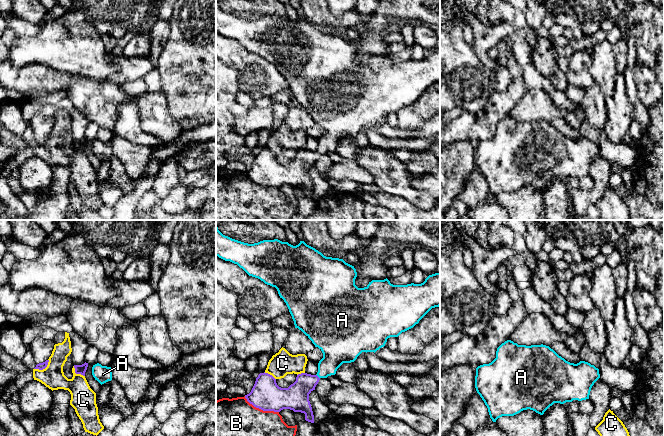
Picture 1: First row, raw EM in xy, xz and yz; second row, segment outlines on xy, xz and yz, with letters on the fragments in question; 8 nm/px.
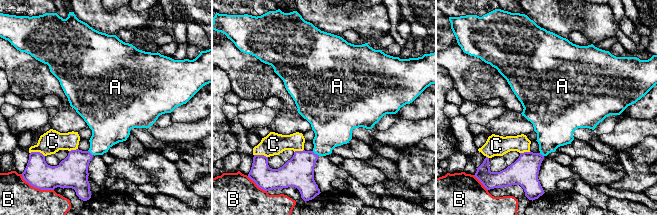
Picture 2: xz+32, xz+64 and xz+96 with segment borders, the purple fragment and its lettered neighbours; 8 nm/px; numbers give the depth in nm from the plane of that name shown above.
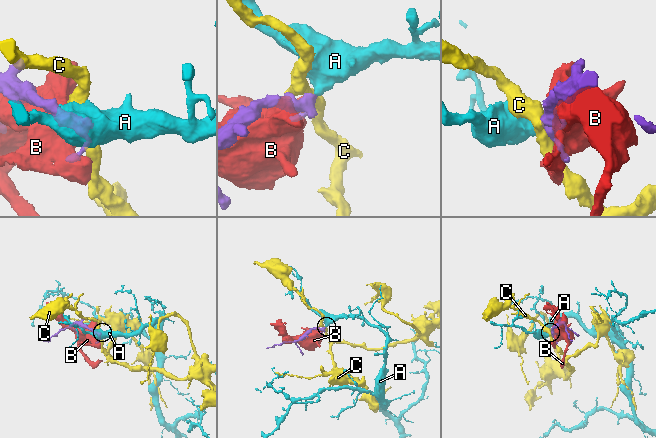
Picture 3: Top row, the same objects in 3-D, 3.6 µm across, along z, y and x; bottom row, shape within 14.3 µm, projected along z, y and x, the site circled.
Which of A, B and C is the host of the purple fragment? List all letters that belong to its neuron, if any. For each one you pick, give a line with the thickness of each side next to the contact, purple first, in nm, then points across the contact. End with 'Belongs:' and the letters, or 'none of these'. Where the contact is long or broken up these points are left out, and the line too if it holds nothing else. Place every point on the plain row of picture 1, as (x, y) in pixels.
A: calibres 200 and 220 nm; way xz (296, 173), (317, 152), (332, 136), (335, 127)
Belongs: A

